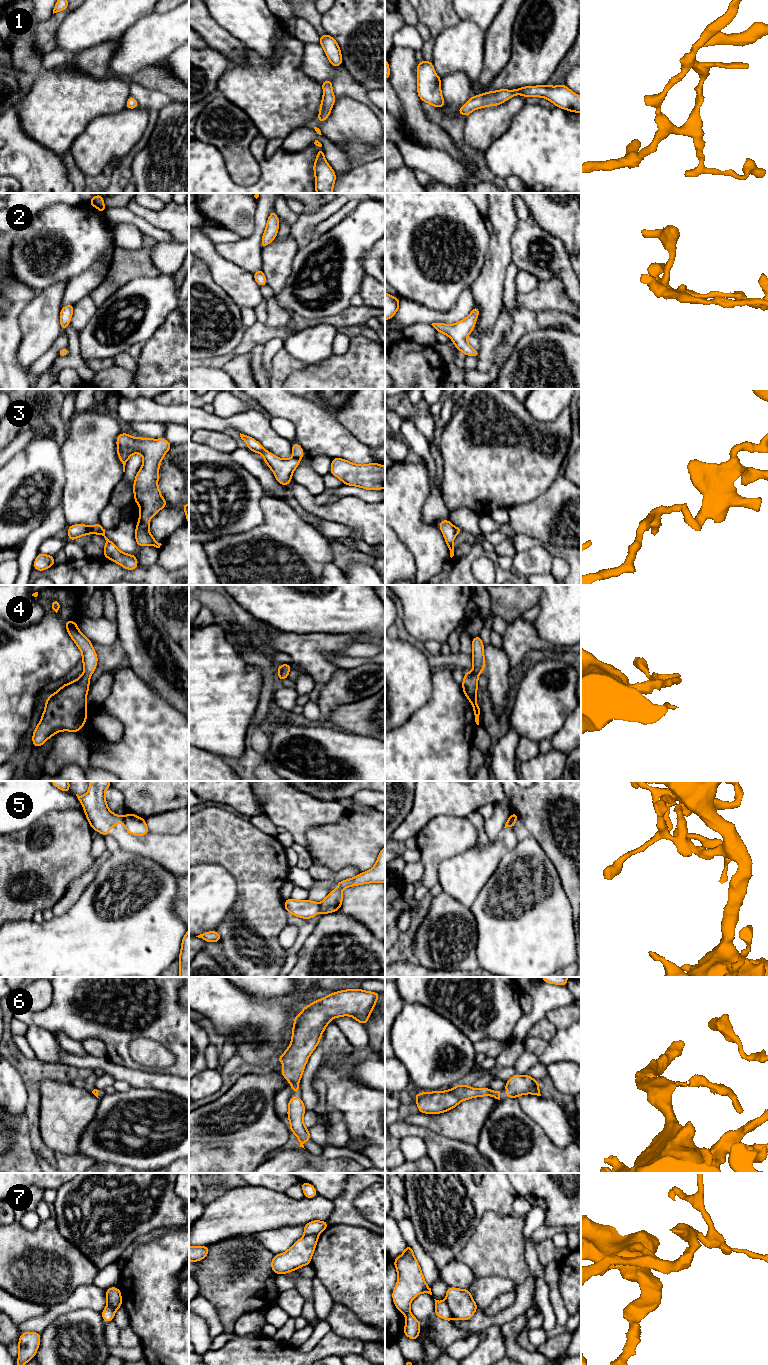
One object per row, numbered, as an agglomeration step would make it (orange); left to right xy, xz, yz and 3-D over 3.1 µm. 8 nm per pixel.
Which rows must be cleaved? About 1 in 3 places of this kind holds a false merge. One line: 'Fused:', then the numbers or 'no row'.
Fused: 3, 5, 7

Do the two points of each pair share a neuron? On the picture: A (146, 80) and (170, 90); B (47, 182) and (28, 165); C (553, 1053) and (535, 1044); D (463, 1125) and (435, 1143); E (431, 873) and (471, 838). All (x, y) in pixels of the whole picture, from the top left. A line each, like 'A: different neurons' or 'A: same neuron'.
A: same neuron
B: same neuron
C: different neurons
D: different neurons
E: same neuron

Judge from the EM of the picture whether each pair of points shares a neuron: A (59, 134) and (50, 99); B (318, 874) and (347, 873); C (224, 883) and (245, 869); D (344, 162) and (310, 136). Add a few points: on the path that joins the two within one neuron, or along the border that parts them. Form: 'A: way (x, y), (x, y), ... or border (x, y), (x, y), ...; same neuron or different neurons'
A: way (55, 125), (55, 108); same neuron
B: way (325, 874), (340, 874); same neuron
C: border (214, 864), (223, 866), (235, 879), (236, 900); different neurons
D: way (336, 154), (318, 137); same neuron

